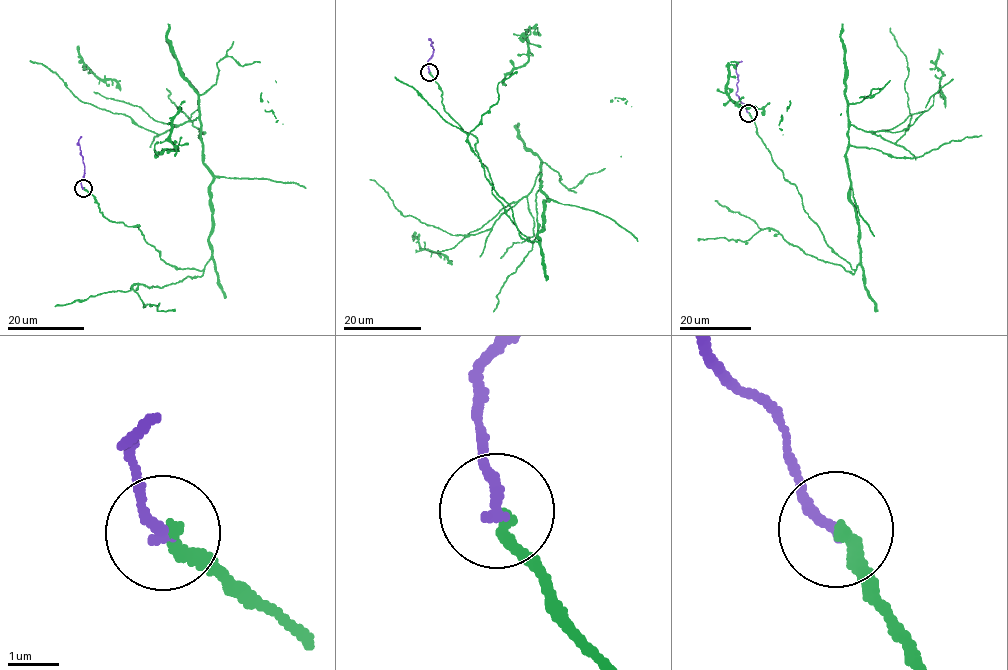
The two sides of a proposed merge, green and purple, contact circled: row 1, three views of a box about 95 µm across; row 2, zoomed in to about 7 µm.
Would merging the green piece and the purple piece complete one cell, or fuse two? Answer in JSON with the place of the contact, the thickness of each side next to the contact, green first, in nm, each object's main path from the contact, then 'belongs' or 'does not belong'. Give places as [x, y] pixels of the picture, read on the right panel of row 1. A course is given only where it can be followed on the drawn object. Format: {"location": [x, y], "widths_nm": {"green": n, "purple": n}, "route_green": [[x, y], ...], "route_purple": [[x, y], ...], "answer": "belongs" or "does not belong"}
{"location": [748, 113], "widths_nm": {"green": 260, "purple": 220}, "route_green": [[748, 113], [823, 238], [857, 269], [848, 128], [894, 143], [912, 117], [908, 69], [890, 28]], "route_purple": [[748, 113], [735, 93], [738, 78], [736, 66], [742, 61]], "answer": "does not belong"}

